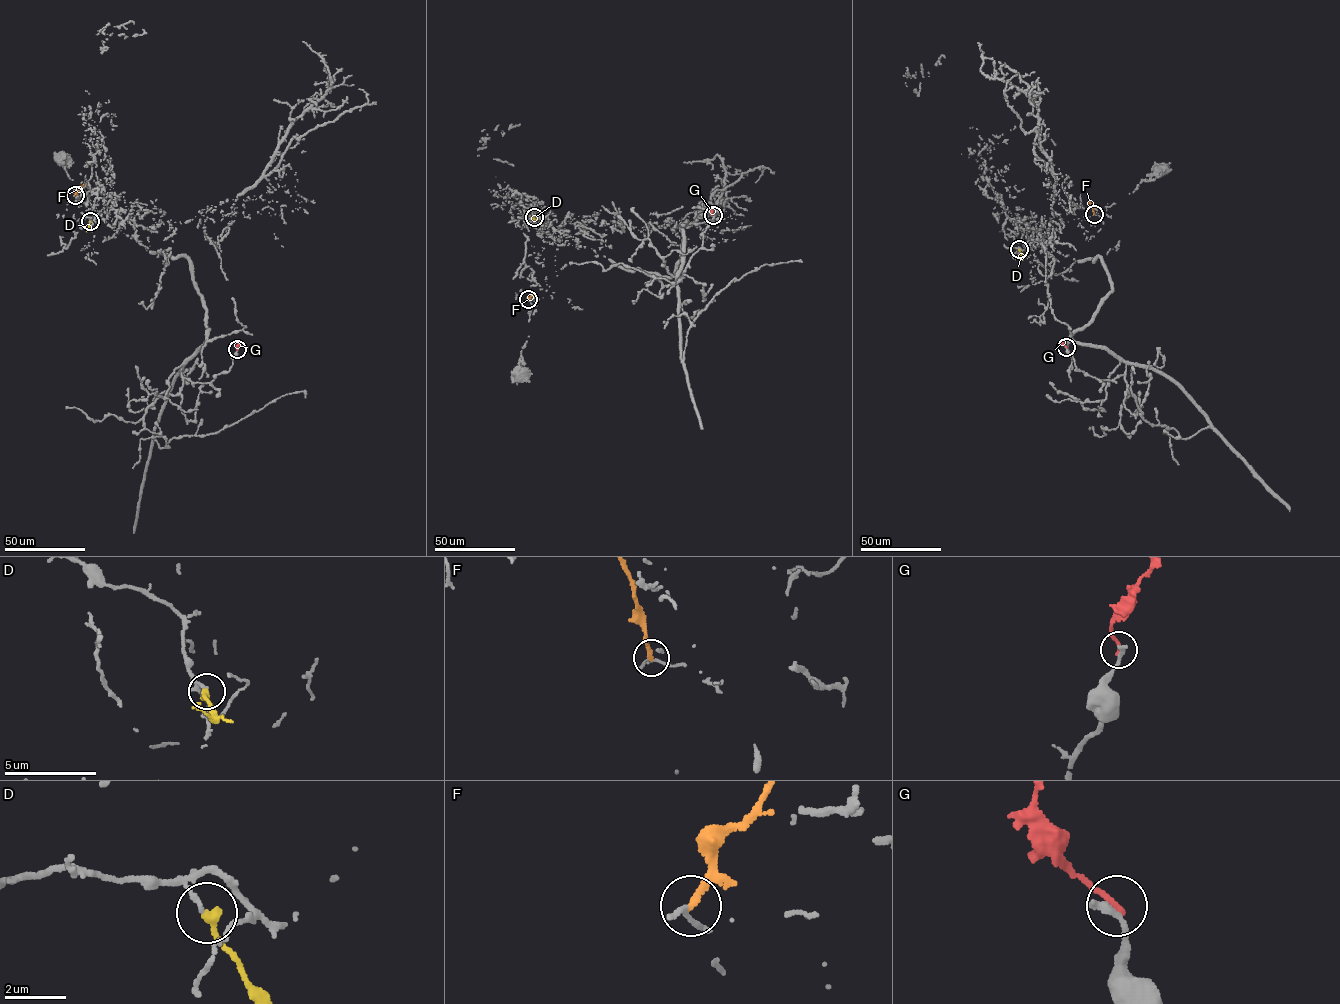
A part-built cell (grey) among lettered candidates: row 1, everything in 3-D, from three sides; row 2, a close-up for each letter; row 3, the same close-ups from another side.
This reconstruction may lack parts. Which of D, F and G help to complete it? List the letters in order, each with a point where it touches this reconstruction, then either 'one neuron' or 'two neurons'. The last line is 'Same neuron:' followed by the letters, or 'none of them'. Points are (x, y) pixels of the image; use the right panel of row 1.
D: (1019, 249) | two neurons
F: (1094, 214) | two neurons
G: (1066, 347) | two neurons
Same neuron: none of them

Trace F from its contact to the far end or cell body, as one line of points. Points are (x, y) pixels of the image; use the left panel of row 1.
F: (74, 195), (84, 183)

